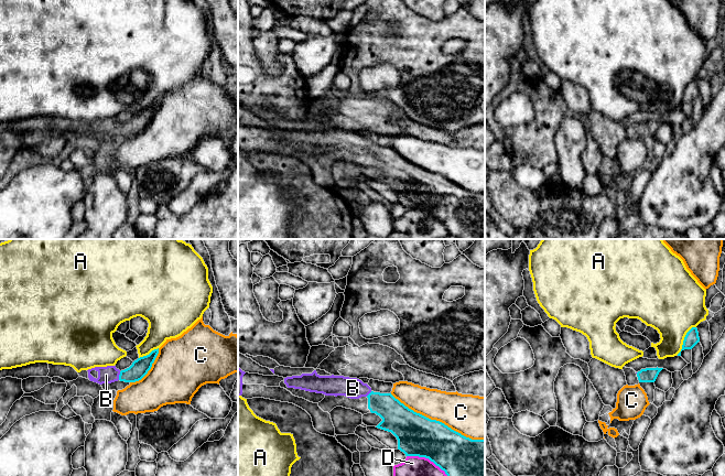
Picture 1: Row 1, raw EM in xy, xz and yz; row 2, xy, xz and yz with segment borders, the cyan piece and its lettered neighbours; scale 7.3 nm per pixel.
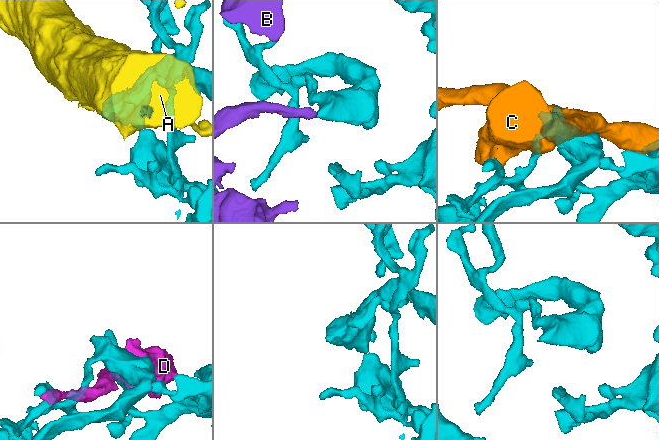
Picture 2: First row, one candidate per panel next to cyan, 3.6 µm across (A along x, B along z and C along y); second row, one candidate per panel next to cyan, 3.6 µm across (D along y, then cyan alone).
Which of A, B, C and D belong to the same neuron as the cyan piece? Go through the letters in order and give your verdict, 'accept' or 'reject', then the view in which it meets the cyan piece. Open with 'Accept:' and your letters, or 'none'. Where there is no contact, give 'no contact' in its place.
Accept: B
A: reject; meets cyan in yz
B: accept; meets cyan in xy
C: reject; meets cyan in xz
D: reject; meets cyan in xz

